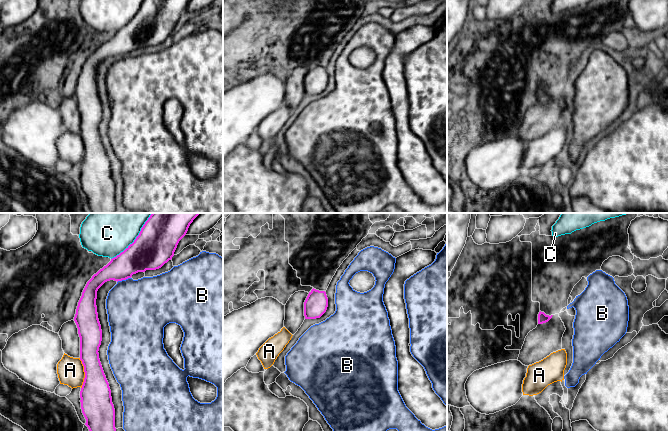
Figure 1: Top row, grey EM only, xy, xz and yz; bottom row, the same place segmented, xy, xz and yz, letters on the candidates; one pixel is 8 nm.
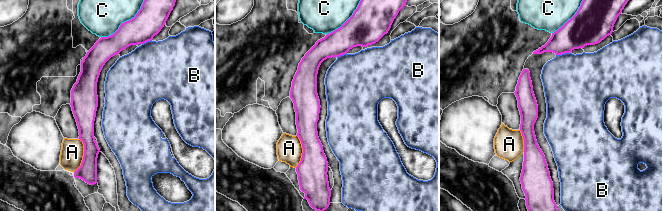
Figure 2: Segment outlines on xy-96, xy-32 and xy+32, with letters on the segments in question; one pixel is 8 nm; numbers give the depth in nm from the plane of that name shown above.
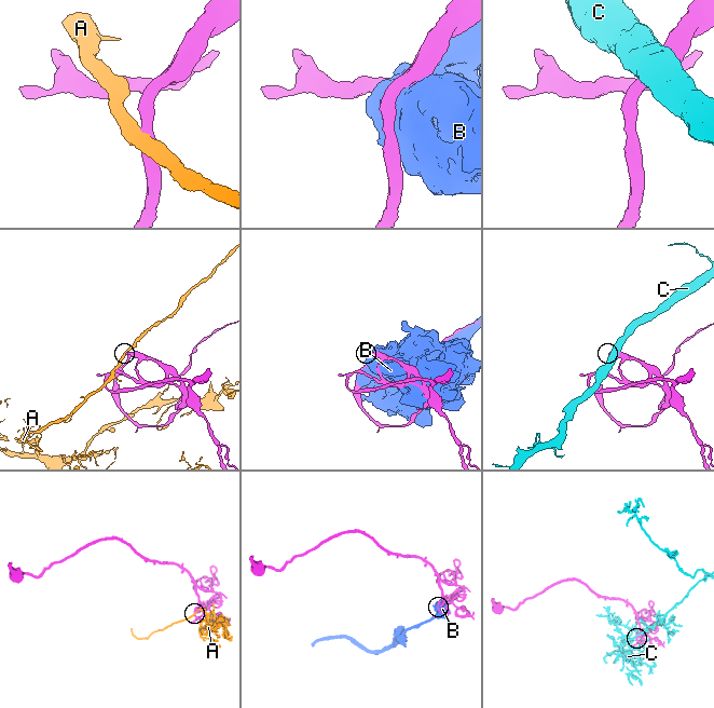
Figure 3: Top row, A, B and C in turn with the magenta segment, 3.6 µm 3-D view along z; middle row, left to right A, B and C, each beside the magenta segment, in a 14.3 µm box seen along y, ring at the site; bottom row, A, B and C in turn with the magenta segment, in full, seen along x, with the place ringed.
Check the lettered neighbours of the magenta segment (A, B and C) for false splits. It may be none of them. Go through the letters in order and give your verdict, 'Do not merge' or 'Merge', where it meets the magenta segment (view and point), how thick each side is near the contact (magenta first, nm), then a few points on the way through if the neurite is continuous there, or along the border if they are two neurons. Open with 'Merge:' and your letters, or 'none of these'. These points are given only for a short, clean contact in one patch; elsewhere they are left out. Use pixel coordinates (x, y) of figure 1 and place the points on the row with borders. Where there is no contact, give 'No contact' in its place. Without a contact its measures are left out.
Merge: none of these
A: Do not merge. Touches magenta at xy (85, 373). Thickness 260 nm (magenta) against 220 nm
B: Do not merge. Touches magenta at xy (123, 279). Thickness 240 nm (magenta) against 440 nm
C: Do not merge. Touches magenta at xy (136, 238). Thickness 320 nm (magenta) against 440 nm

